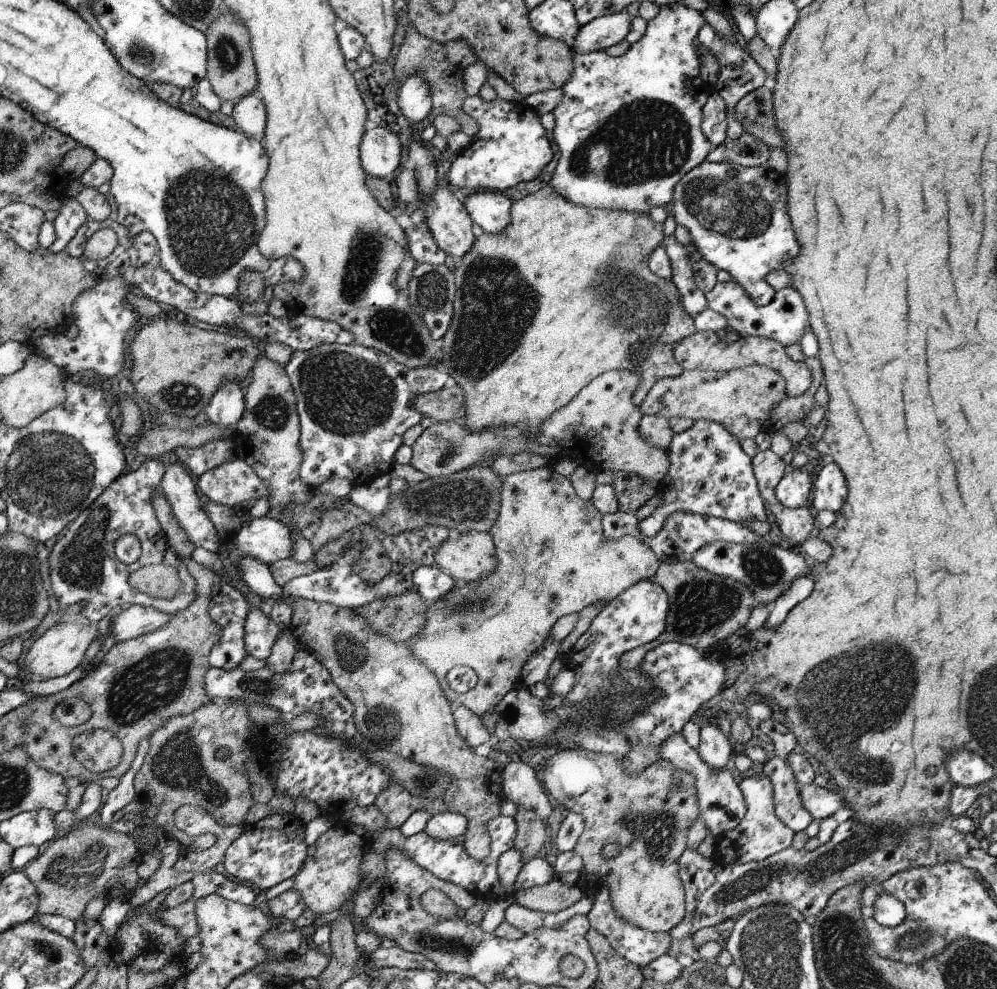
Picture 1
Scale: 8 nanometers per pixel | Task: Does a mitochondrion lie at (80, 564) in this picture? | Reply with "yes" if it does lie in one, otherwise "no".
yes

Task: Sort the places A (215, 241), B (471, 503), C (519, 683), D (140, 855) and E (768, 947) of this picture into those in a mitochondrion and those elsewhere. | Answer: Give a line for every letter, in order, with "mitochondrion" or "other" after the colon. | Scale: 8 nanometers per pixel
A: mitochondrion
B: mitochondrion
C: other
D: other
E: mitochondrion

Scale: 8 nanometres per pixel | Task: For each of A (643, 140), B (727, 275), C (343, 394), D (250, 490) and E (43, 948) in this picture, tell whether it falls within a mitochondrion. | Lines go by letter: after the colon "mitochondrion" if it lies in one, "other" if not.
A: mitochondrion
B: other
C: mitochondrion
D: other
E: mitochondrion

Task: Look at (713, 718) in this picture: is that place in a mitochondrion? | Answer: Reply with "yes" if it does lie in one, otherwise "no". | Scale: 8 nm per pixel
no

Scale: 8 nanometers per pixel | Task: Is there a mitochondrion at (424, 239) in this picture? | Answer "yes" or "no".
no

